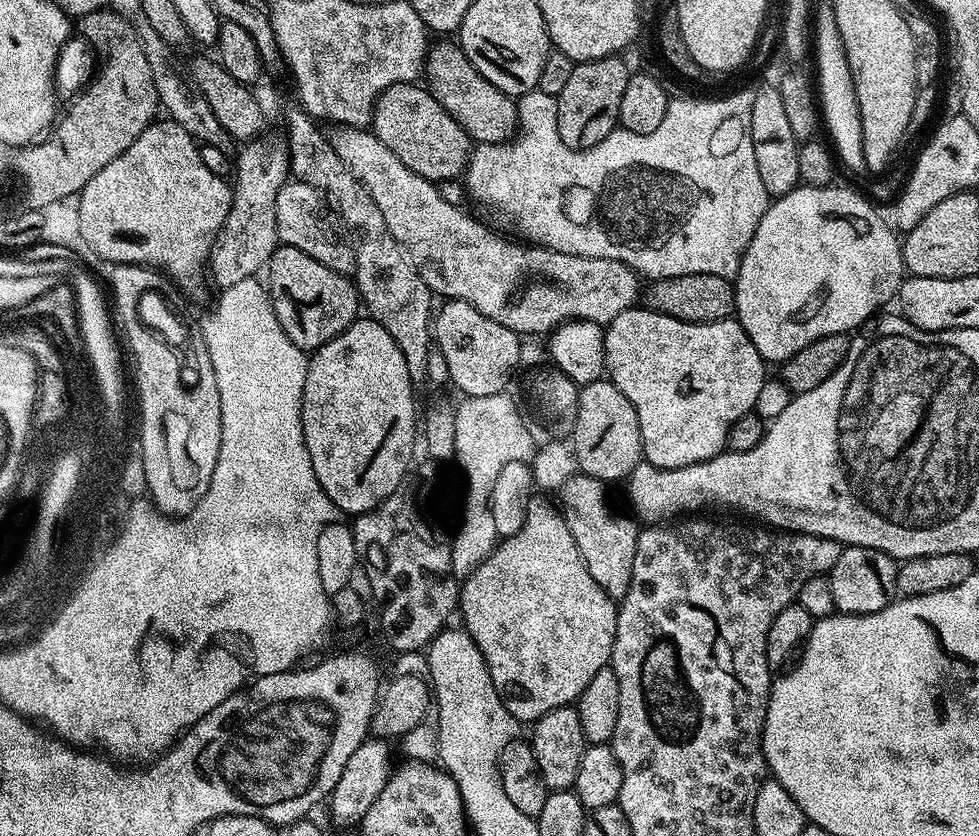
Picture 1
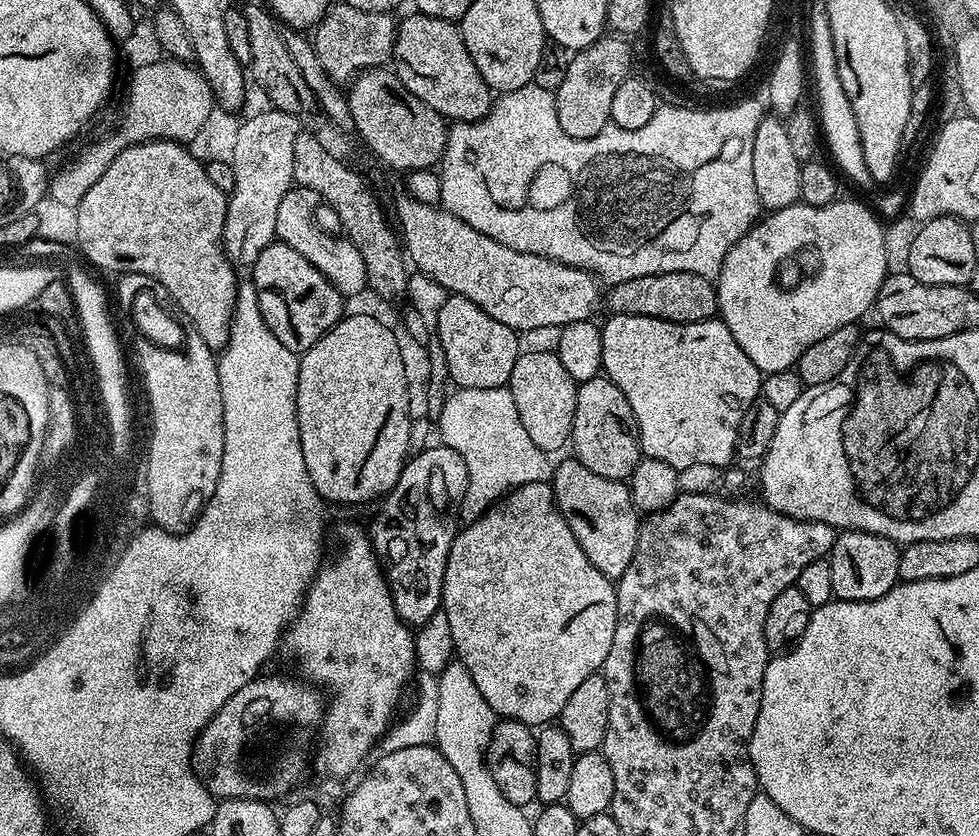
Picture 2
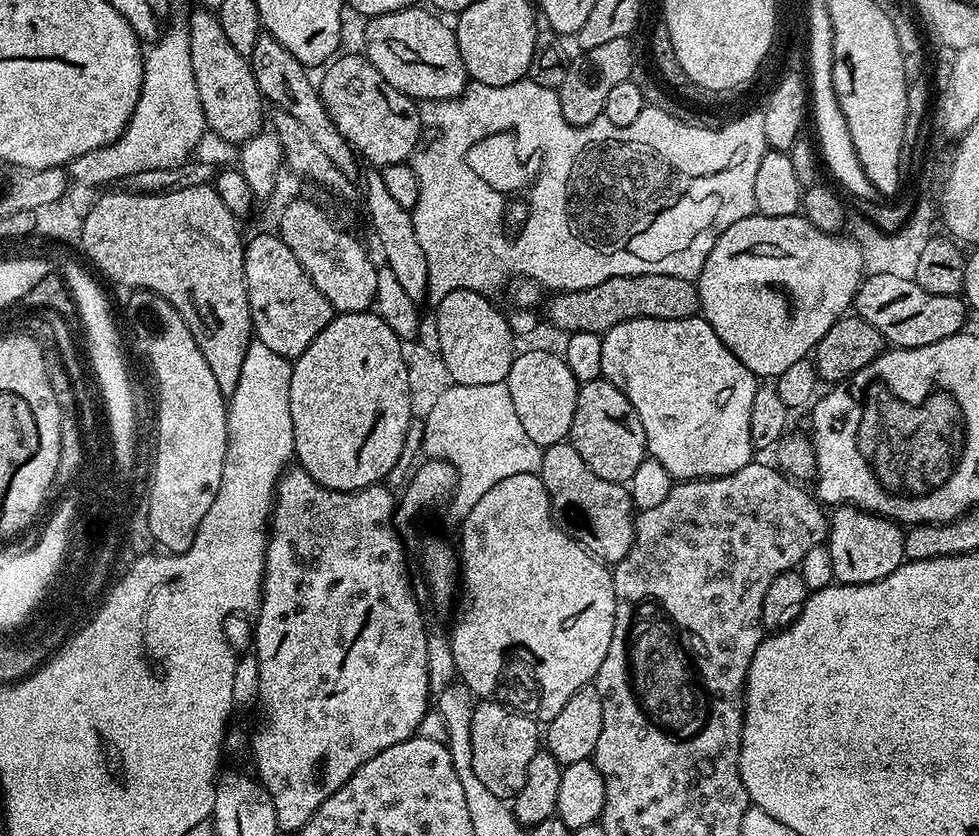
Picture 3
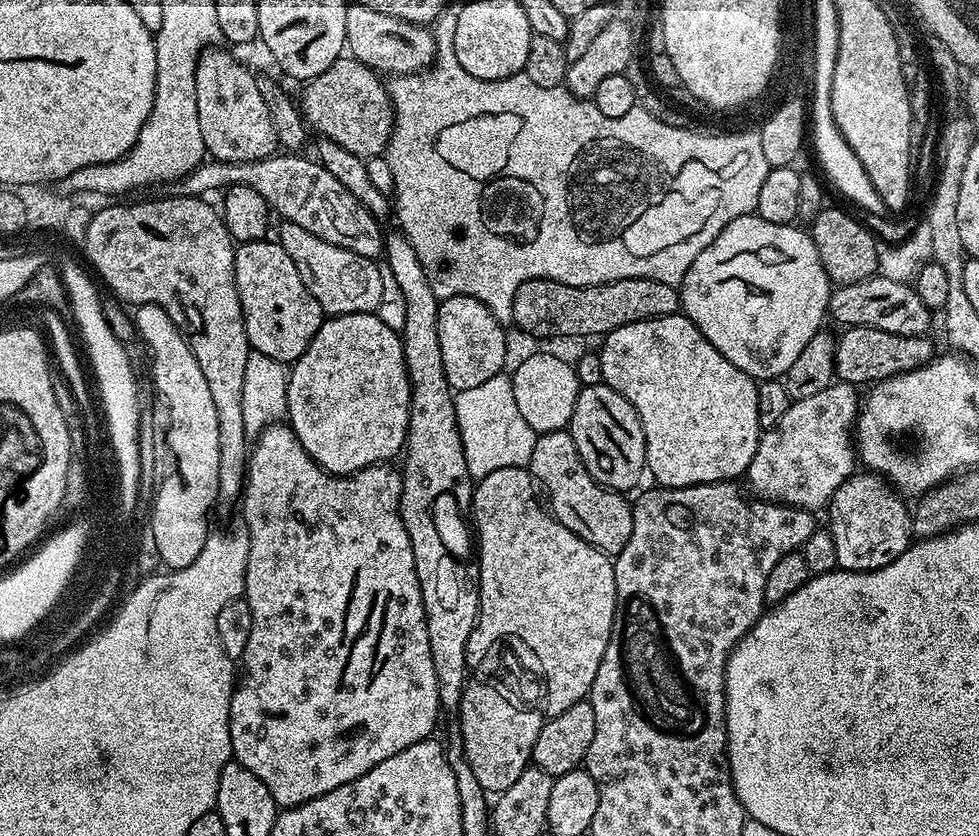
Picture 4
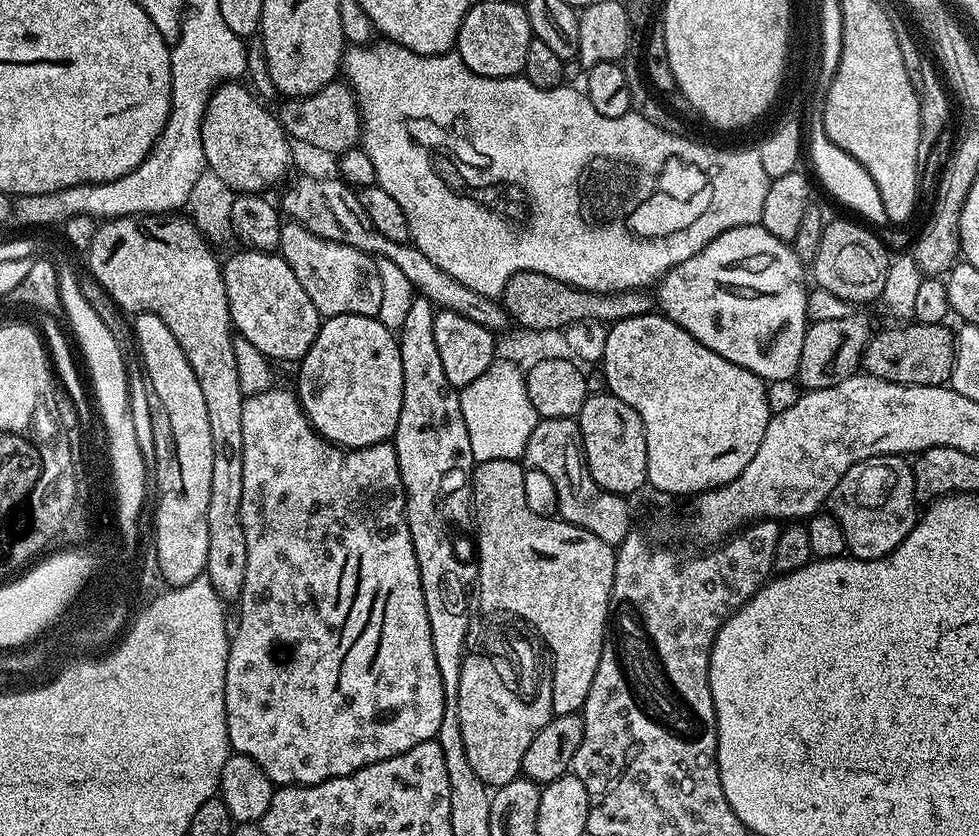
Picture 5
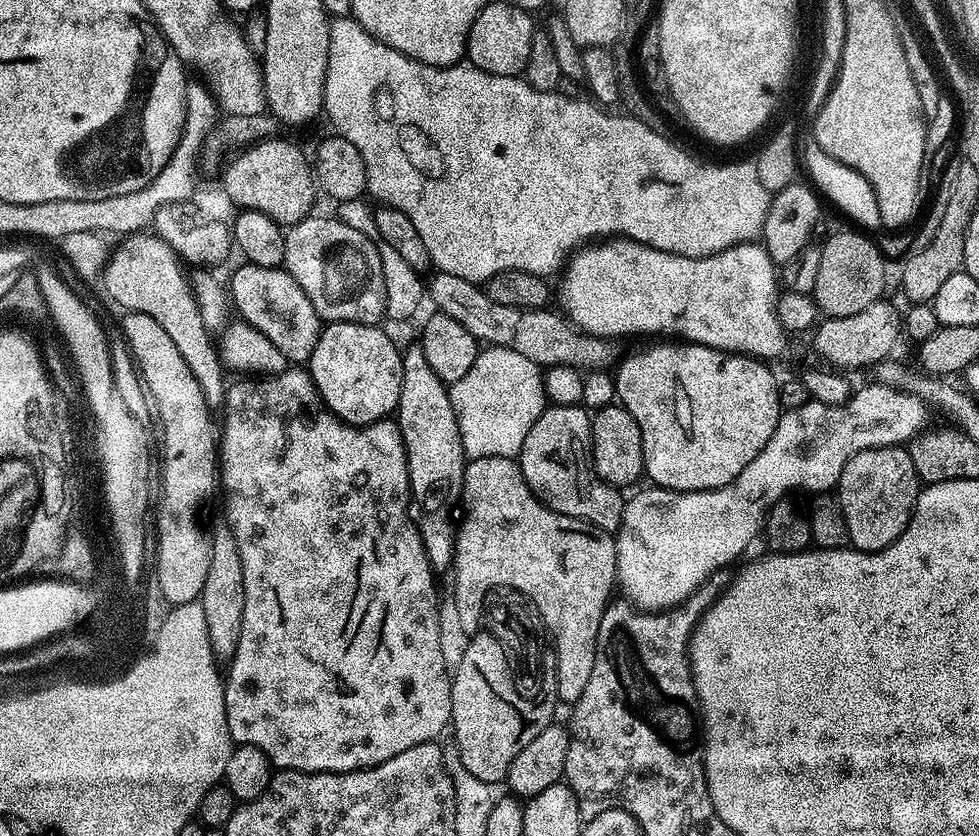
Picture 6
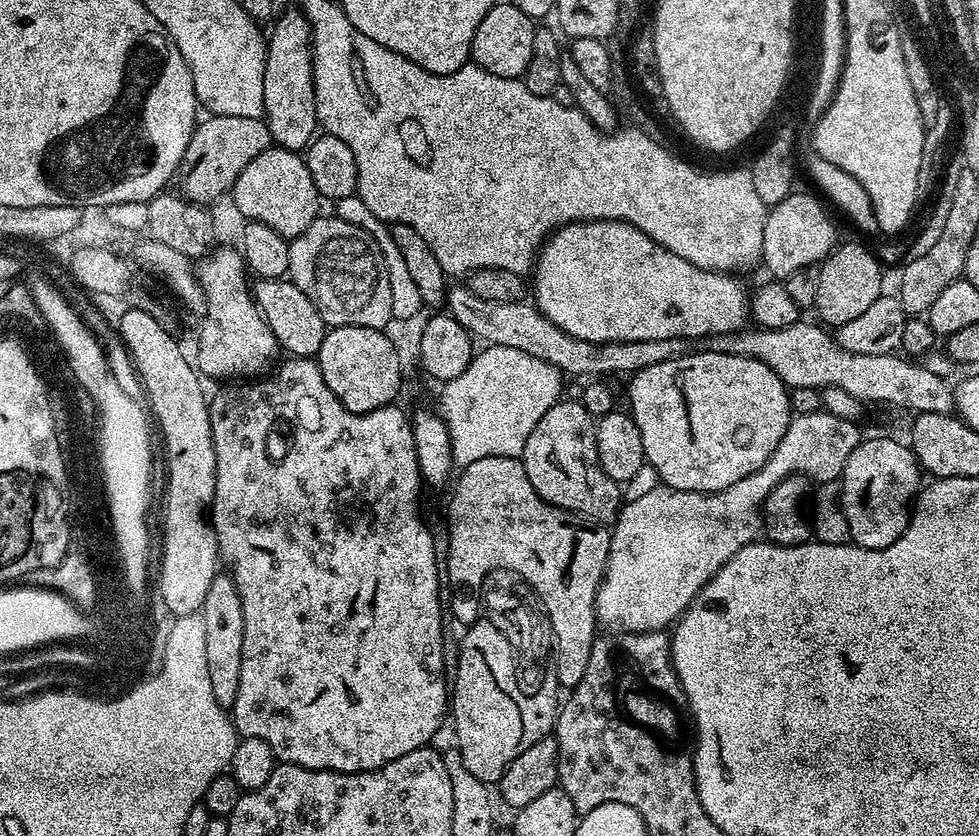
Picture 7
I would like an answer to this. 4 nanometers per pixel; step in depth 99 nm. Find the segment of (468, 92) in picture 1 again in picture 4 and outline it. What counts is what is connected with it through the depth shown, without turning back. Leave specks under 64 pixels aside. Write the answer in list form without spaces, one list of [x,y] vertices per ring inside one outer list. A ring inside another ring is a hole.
[[[351,3],[346,14],[345,47],[349,55],[377,73],[387,75],[408,75],[431,67],[435,61],[437,39],[423,25],[406,23],[392,15],[374,11],[372,7]]]

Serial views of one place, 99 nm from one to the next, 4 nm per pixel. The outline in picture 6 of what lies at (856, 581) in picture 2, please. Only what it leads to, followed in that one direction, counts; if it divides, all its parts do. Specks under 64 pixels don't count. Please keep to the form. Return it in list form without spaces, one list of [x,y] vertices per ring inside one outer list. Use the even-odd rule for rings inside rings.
[[[907,447],[871,448],[854,454],[846,462],[838,485],[851,547],[857,552],[881,552],[892,545],[906,530],[921,487],[920,475],[914,470],[914,462],[910,462]]]

